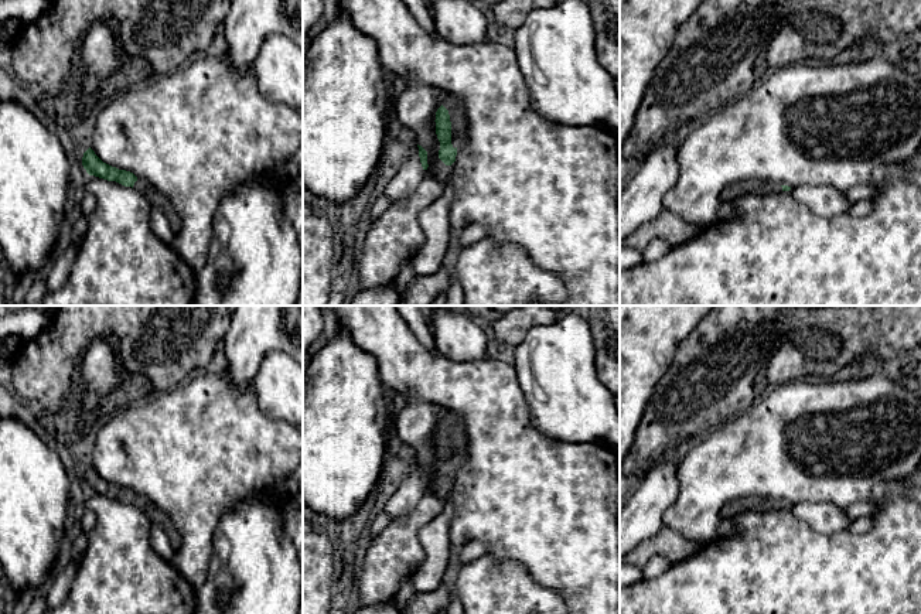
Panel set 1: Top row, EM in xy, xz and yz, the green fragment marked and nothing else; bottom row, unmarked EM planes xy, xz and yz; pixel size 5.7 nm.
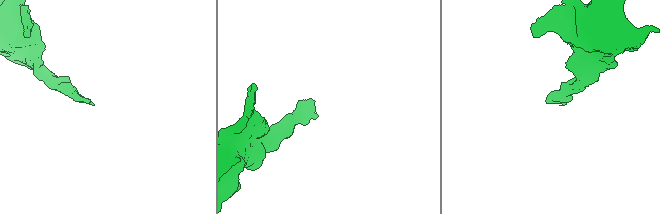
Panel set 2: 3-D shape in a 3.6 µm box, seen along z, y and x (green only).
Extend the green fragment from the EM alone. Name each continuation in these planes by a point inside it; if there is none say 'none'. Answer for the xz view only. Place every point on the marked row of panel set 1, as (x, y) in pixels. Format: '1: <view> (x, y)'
1: xz (457, 115)

